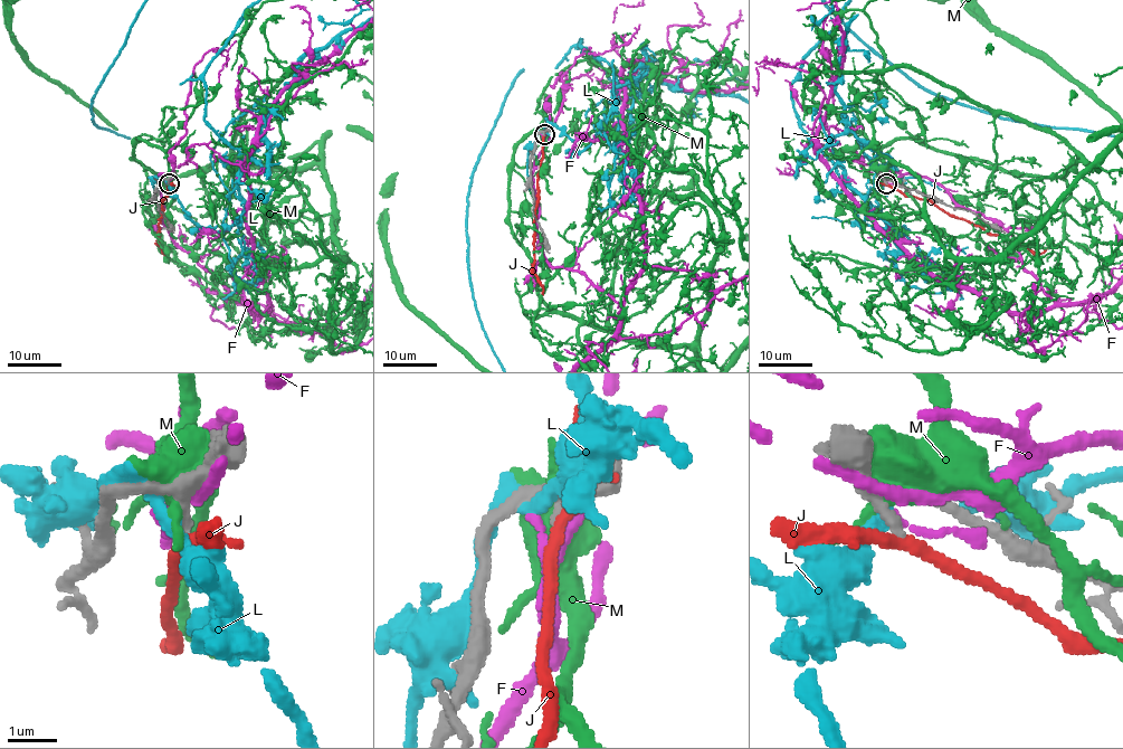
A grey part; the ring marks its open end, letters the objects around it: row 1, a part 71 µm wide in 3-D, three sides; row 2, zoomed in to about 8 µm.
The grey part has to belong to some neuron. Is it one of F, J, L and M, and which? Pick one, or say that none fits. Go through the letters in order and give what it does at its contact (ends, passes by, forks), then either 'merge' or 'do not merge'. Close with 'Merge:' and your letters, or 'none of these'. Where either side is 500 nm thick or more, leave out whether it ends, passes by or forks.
F: it ends | do not merge
J: it passes by | do not merge
L: it passes by | do not merge
M: do not merge
Merge: none of these

